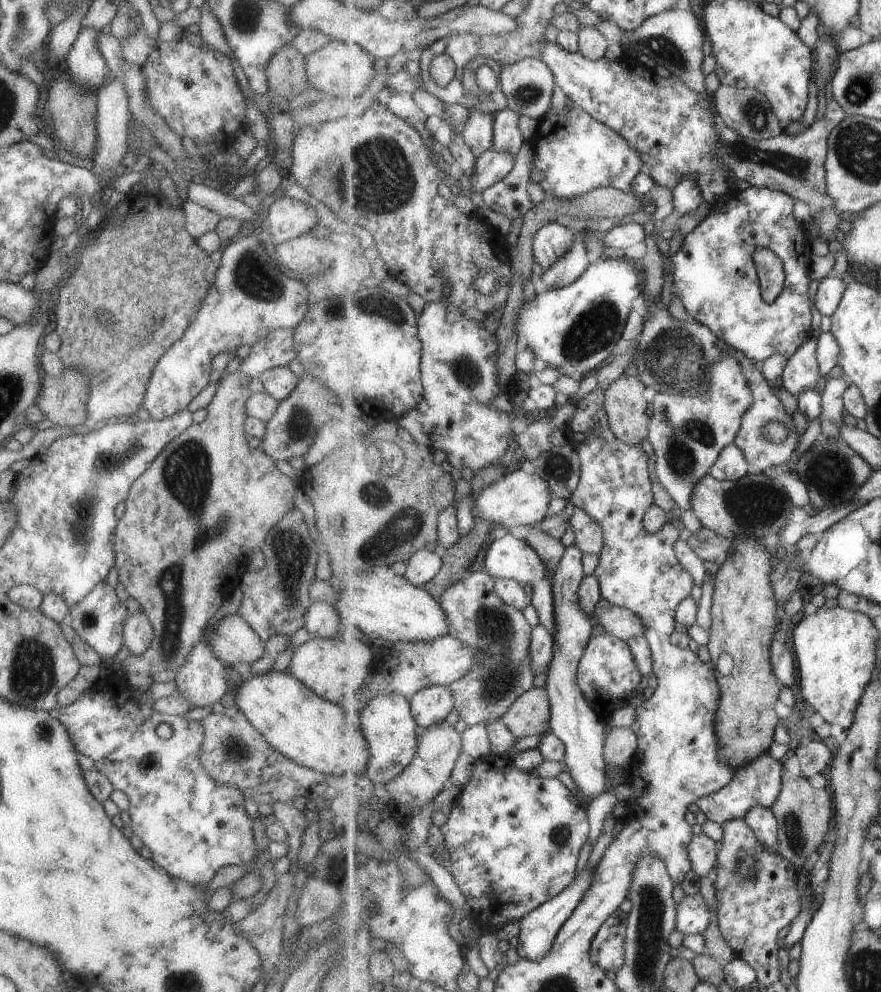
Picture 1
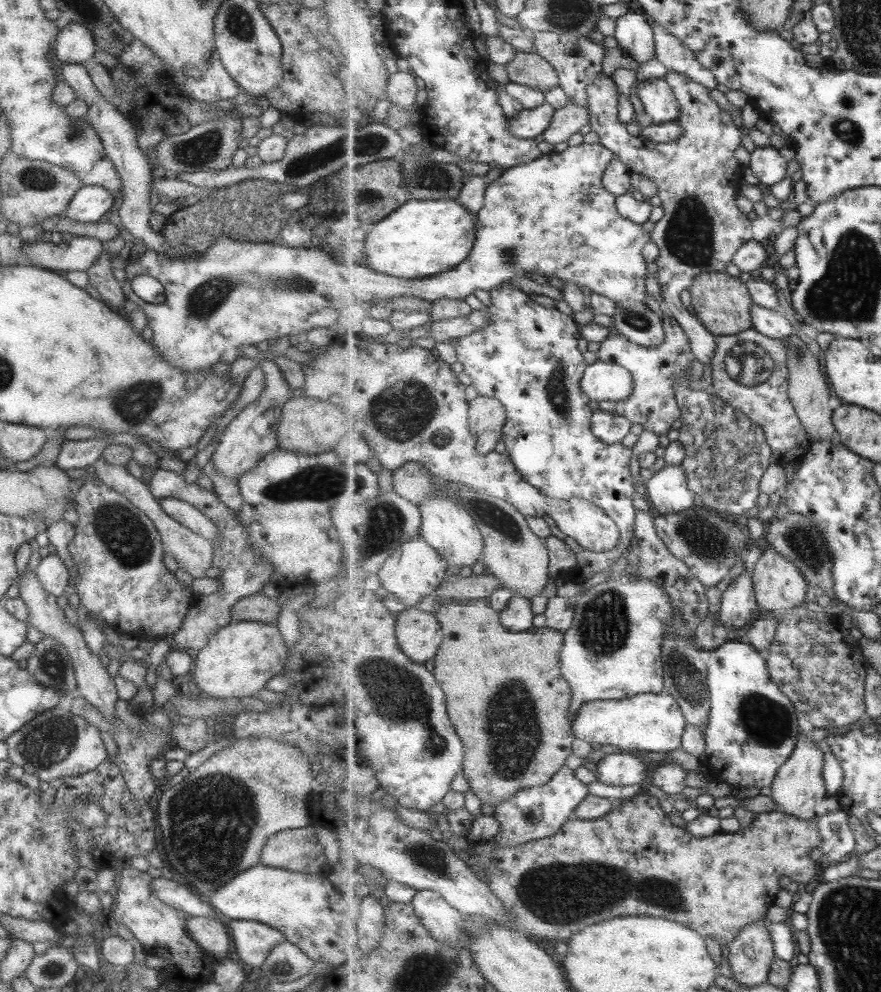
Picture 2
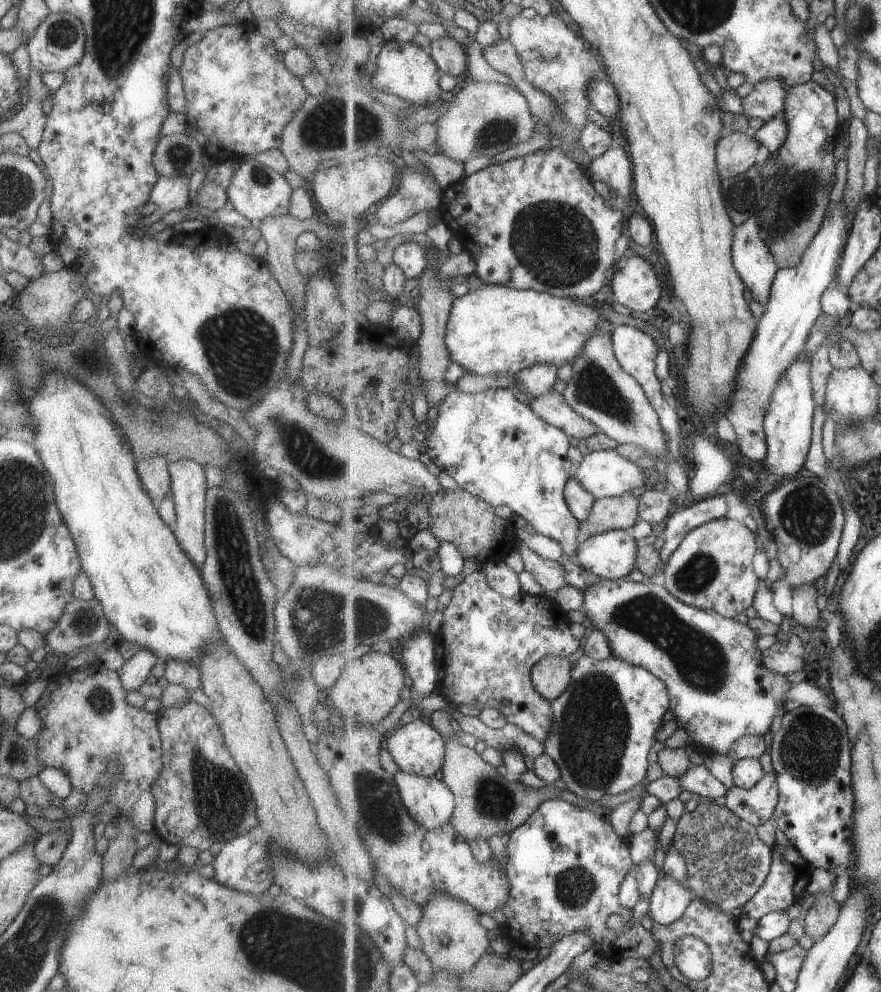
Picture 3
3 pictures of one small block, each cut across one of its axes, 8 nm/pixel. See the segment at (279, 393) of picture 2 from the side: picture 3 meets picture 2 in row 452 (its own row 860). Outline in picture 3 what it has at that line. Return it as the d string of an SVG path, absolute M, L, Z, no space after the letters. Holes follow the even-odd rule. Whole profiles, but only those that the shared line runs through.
M237 835L224 841L225 845L214 856L212 879L225 888L242 893L261 894L267 891L272 883L272 870L268 861L267 844L252 842L248 836Z

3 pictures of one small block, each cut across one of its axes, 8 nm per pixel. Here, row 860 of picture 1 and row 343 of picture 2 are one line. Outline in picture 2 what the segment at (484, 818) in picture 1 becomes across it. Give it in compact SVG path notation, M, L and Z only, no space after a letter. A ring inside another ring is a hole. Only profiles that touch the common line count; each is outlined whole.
M510 281L499 285L496 289L489 291L491 304L486 307L492 314L492 321L483 328L479 329L475 334L470 334L469 336L462 336L461 338L453 338L449 343L455 348L457 354L457 361L464 367L464 372L471 378L471 383L477 390L478 395L483 395L487 397L497 398L503 405L506 406L507 420L505 421L504 427L501 430L502 440L506 444L507 451L512 458L513 464L517 467L517 470L523 475L523 478L539 489L541 494L549 496L550 498L557 498L559 500L569 500L573 497L583 498L591 502L598 504L606 513L617 523L618 529L620 530L620 538L618 545L609 551L593 552L587 550L585 547L581 546L574 538L571 538L568 534L557 526L556 520L547 516L546 521L550 524L552 528L552 534L563 541L568 547L572 549L574 554L576 554L576 566L573 568L574 576L576 579L581 581L586 581L596 574L601 572L606 572L609 568L614 568L622 557L629 552L629 548L632 546L632 540L634 539L634 534L636 533L636 515L637 511L635 506L633 506L633 494L635 494L635 487L633 488L633 477L631 477L631 458L633 458L633 450L631 448L625 447L622 443L609 444L606 442L601 442L600 439L596 437L596 434L592 431L592 416L594 415L594 410L589 408L589 402L591 399L585 395L582 389L580 380L584 377L585 371L590 364L585 362L585 355L579 348L579 340L582 340L580 331L577 329L578 324L575 323L573 315L566 315L564 312L559 312L557 308L550 309L543 306L541 303L533 302L531 300L530 294L527 294L523 290L519 290L516 286L513 286Z

